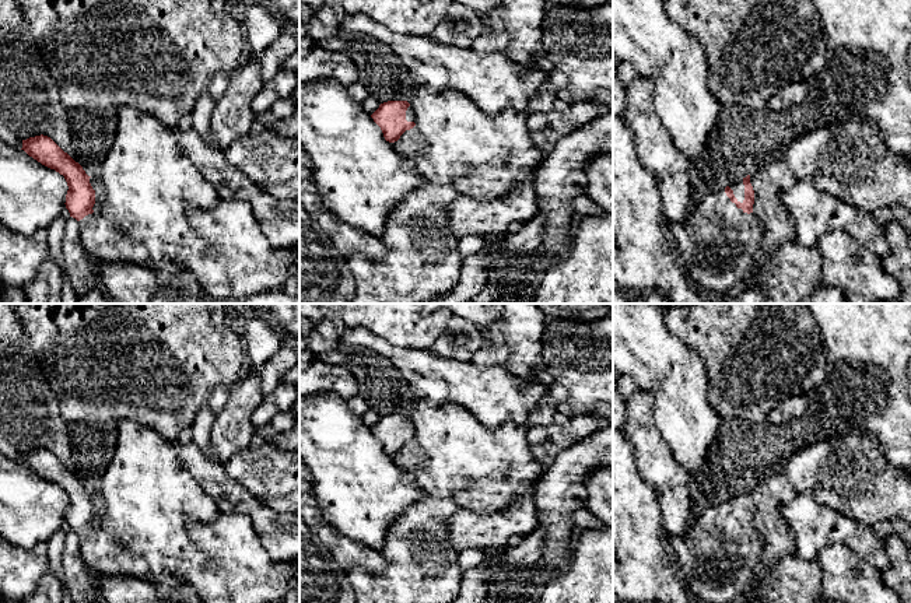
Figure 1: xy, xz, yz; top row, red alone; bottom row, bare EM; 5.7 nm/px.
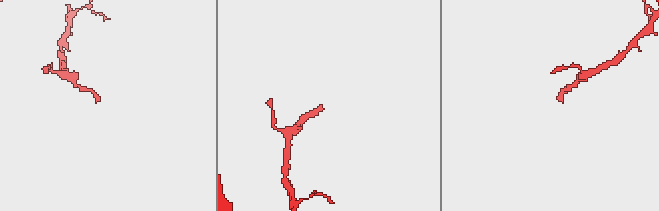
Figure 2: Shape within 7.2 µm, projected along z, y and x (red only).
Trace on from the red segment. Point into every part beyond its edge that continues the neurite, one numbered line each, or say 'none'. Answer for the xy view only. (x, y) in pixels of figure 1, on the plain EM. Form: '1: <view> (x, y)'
1: xy (104, 556)

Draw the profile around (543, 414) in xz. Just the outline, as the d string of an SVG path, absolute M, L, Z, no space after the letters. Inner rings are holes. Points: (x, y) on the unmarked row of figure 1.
M549 381L550 393L546 395L532 417L533 425L550 425L554 414L558 411L557 406L568 397L568 390L556 381Z

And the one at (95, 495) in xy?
M97 487L91 488L90 497L91 497L92 502L95 504L95 518L94 518L92 523L97 527L102 527L102 520L106 515L105 501Z

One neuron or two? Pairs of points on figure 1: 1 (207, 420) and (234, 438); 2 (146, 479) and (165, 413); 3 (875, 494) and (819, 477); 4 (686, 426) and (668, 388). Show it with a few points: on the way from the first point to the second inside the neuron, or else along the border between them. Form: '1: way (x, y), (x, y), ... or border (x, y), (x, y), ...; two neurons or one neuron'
1: border (214, 416), (210, 444), (217, 456); two neurons
2: border (129, 420), (146, 424), (172, 441); two neurons
3: way (861, 483), (854, 477), (833, 477); one neuron
4: way (683, 416), (678, 398); one neuron

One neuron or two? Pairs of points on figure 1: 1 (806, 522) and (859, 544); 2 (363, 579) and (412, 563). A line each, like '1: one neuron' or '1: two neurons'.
1: one neuron
2: one neuron

